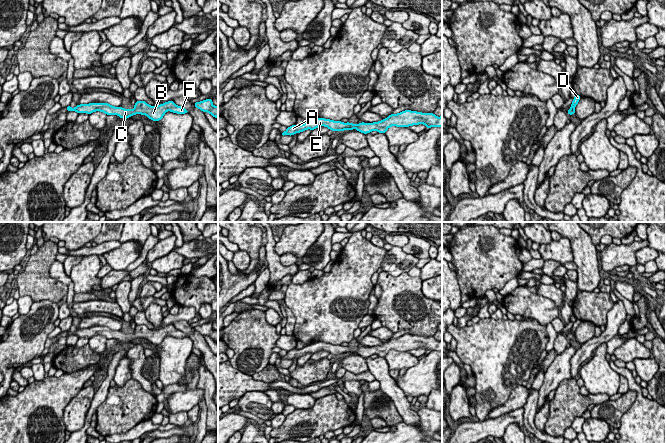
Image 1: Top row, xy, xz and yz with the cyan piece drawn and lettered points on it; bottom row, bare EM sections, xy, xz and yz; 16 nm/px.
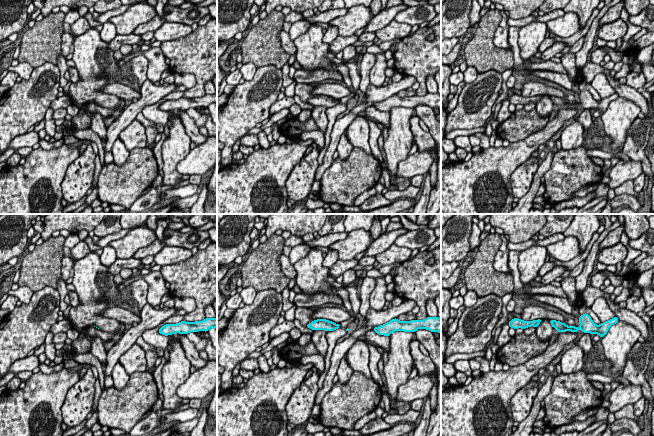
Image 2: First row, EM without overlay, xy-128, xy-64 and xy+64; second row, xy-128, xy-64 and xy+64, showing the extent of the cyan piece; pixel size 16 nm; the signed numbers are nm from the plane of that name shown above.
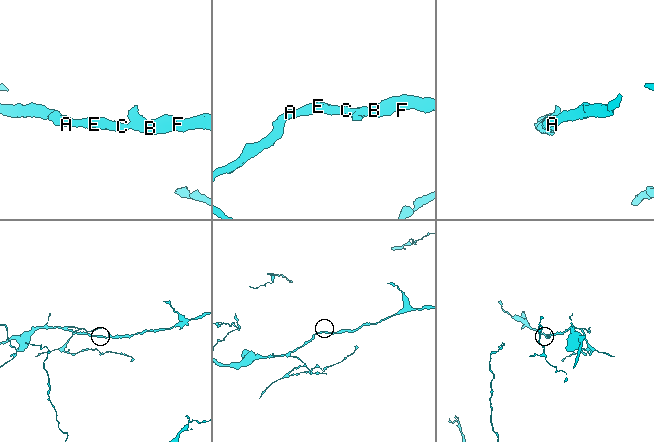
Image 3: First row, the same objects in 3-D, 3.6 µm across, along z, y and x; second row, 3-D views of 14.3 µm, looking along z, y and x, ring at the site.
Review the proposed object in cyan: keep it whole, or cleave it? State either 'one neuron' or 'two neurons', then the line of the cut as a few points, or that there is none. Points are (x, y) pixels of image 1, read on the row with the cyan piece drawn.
one neuron | no cut

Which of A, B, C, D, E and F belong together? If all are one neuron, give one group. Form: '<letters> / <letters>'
A B C D E F

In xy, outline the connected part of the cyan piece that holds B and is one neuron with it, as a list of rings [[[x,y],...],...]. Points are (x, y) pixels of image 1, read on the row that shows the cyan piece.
[[[136,101],[134,109],[124,109],[111,106],[108,103],[90,103],[77,105],[74,109],[71,106],[67,106],[67,110],[76,111],[77,113],[91,114],[95,111],[104,112],[106,115],[118,115],[120,118],[129,118],[135,114],[146,115],[153,121],[159,121],[162,119],[167,111],[171,111],[177,114],[189,113],[188,110],[181,106],[177,106],[174,101],[168,101],[158,106],[150,106],[145,101]]]

